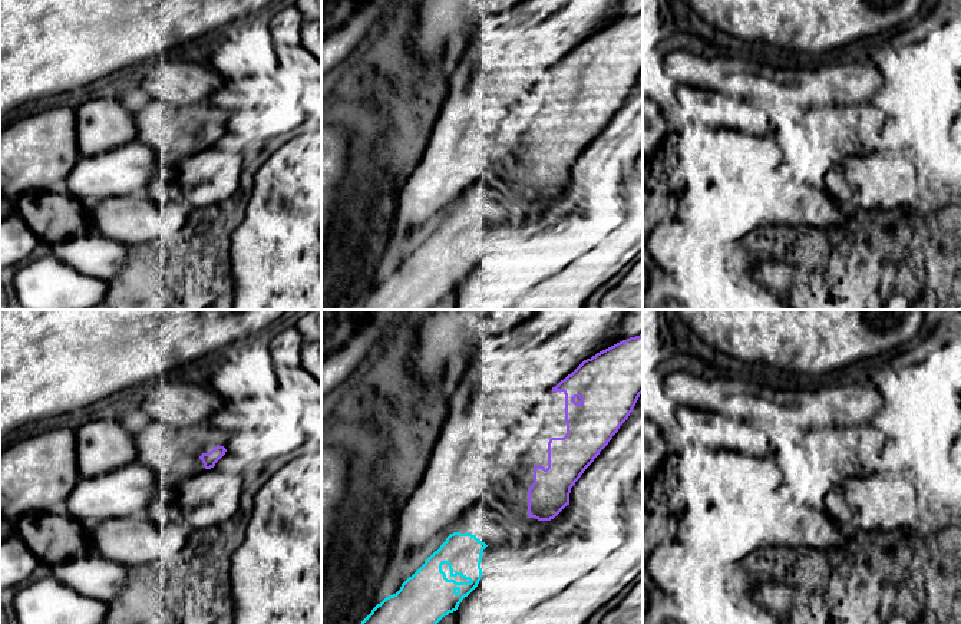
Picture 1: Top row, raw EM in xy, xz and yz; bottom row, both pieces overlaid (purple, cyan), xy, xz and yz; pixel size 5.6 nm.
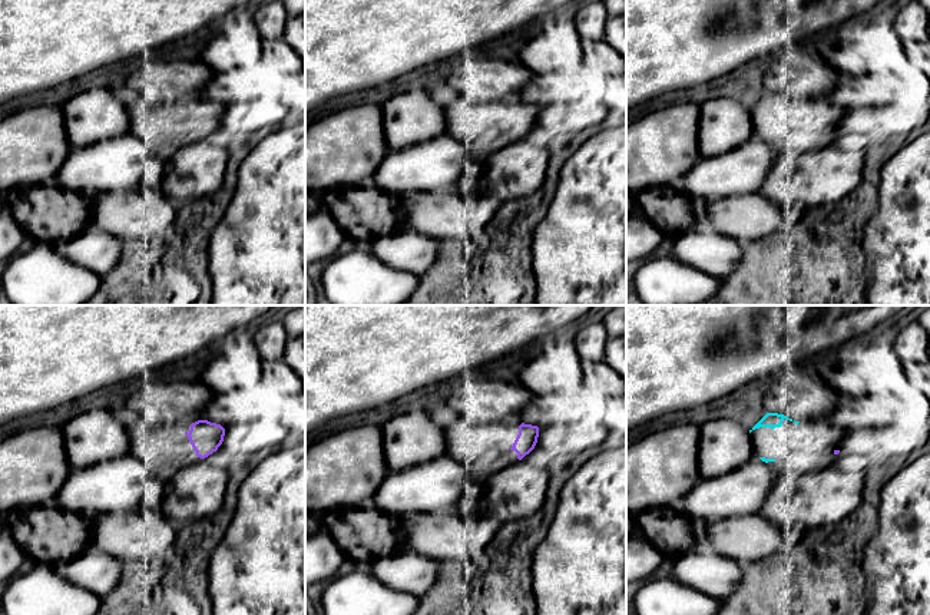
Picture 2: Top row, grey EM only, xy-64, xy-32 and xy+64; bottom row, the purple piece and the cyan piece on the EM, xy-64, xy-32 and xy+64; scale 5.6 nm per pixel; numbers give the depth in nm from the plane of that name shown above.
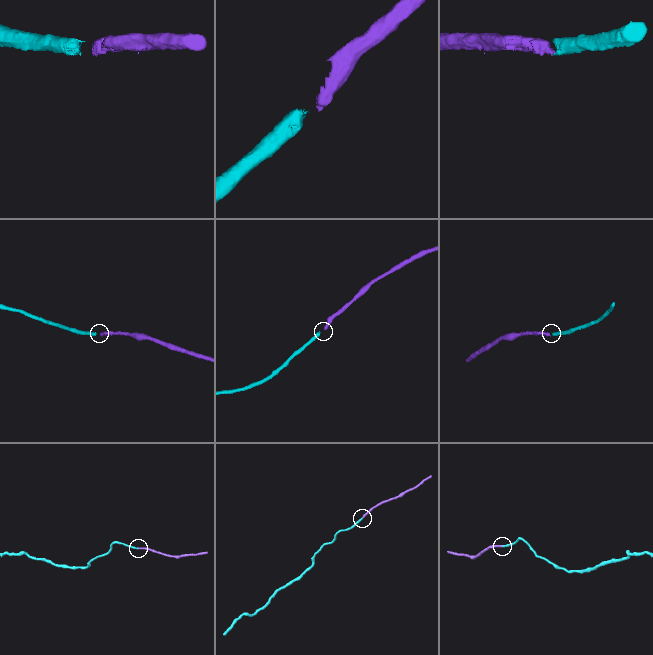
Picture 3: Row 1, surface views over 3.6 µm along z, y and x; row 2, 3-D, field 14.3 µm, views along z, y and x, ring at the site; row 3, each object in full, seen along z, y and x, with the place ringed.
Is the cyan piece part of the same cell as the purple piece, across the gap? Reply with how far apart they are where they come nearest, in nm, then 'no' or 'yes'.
280 nm apart; yes

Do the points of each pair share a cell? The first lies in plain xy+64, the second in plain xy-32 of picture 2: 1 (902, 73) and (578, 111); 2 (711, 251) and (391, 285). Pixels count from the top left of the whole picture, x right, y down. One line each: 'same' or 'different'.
1: same
2: different

